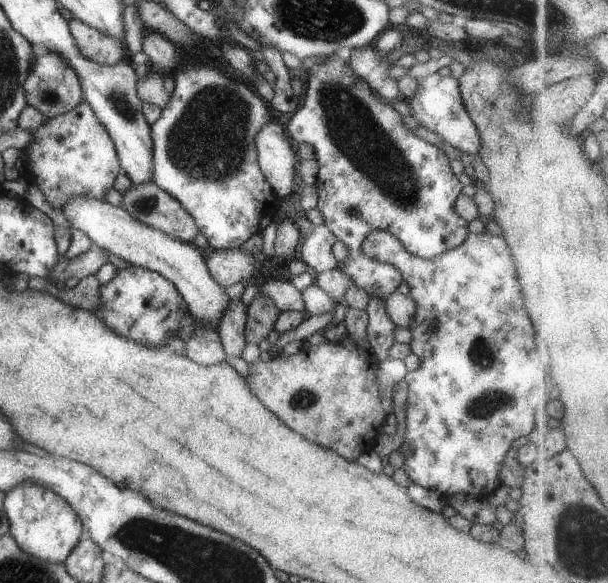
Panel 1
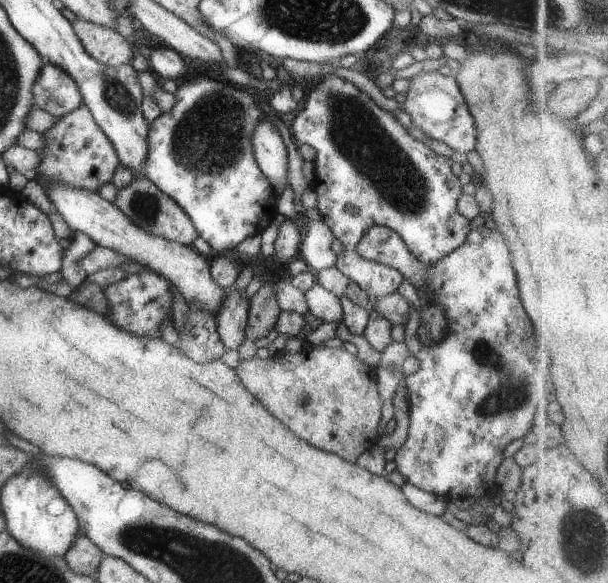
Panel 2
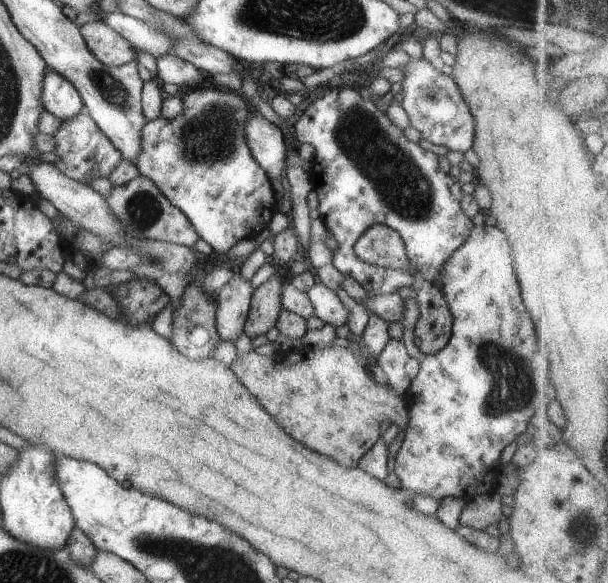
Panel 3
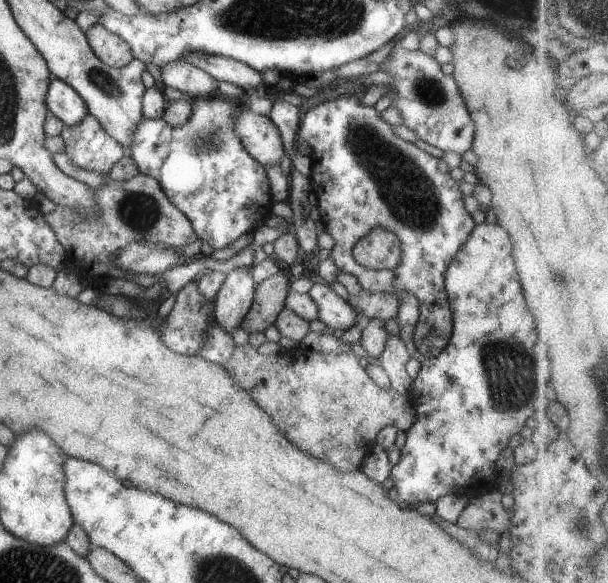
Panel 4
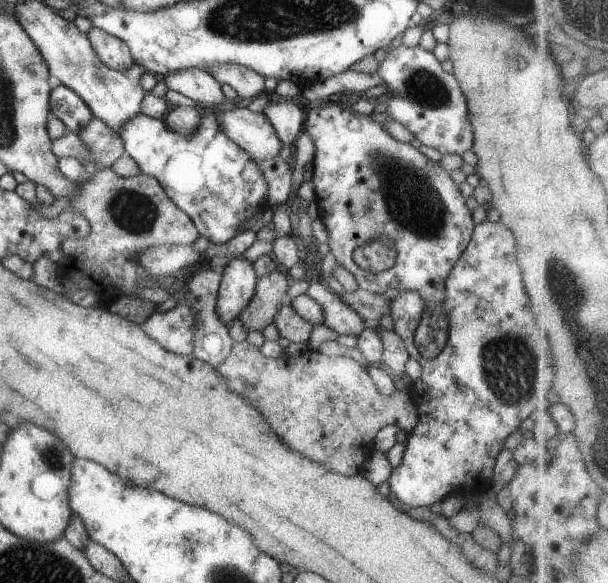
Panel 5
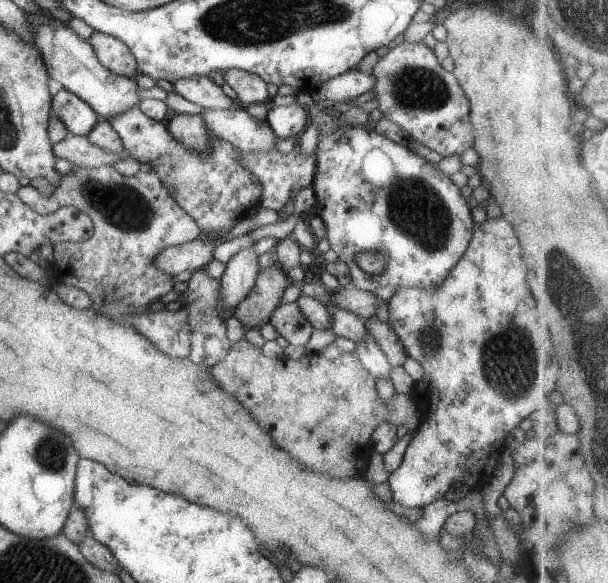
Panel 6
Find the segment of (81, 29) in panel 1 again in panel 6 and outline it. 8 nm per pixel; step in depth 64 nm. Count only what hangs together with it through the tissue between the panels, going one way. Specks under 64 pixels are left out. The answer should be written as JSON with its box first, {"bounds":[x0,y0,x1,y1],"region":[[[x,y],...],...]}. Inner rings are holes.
{"bounds":[89,32,138,78],"region":[[[93,32],[89,43],[102,66],[110,72],[118,76],[128,76],[128,78],[138,74],[138,65],[134,60],[134,55],[121,40],[102,32]]]}

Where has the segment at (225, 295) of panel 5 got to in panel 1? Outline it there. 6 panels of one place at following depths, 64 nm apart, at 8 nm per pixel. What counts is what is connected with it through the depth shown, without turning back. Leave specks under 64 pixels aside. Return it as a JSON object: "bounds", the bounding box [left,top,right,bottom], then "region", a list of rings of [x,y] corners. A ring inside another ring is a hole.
{"bounds":[217,300,247,358],"region":[[[231,300],[228,312],[224,313],[217,328],[227,358],[242,356],[247,343],[245,340],[246,318],[247,306],[244,306],[241,300]]]}

